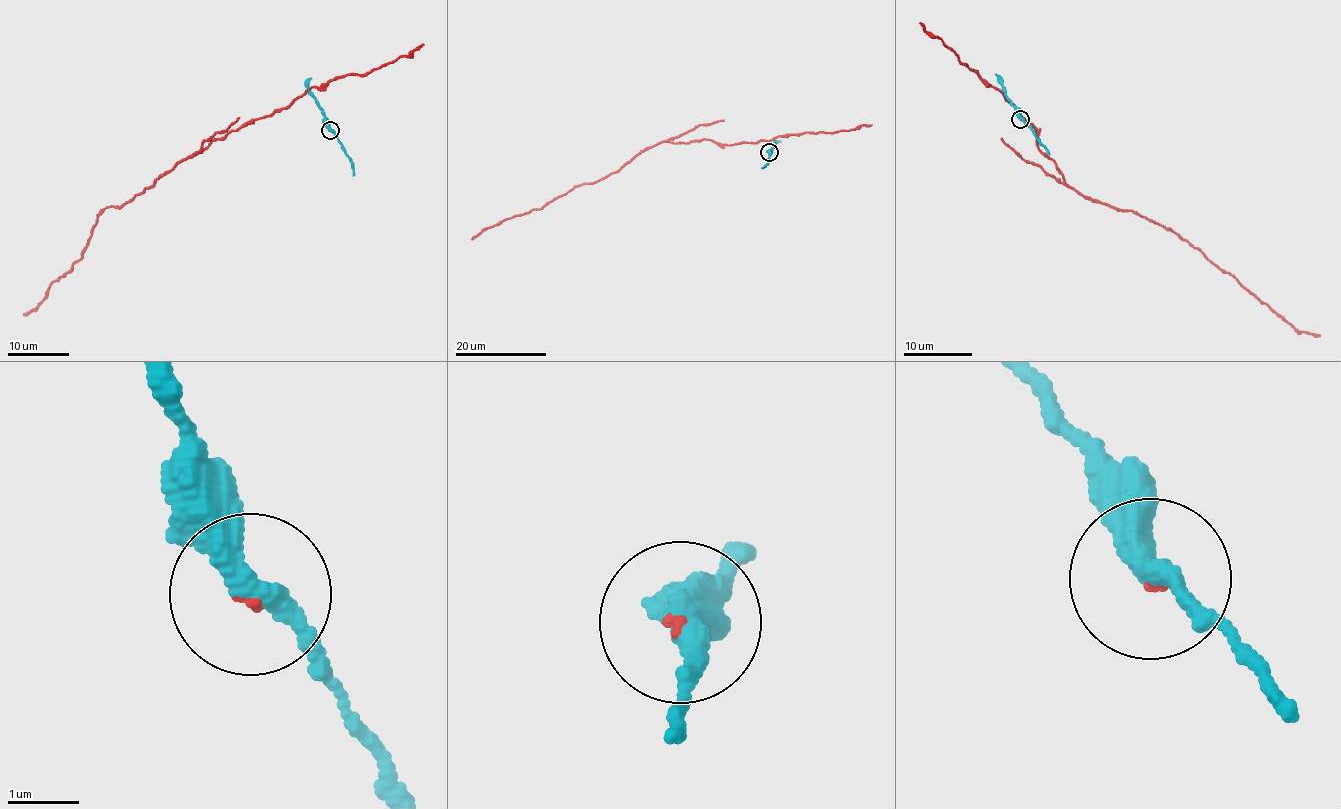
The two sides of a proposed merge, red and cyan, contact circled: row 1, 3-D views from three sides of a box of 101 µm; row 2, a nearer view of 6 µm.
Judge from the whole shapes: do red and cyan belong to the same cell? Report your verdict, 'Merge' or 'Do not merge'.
Merge

